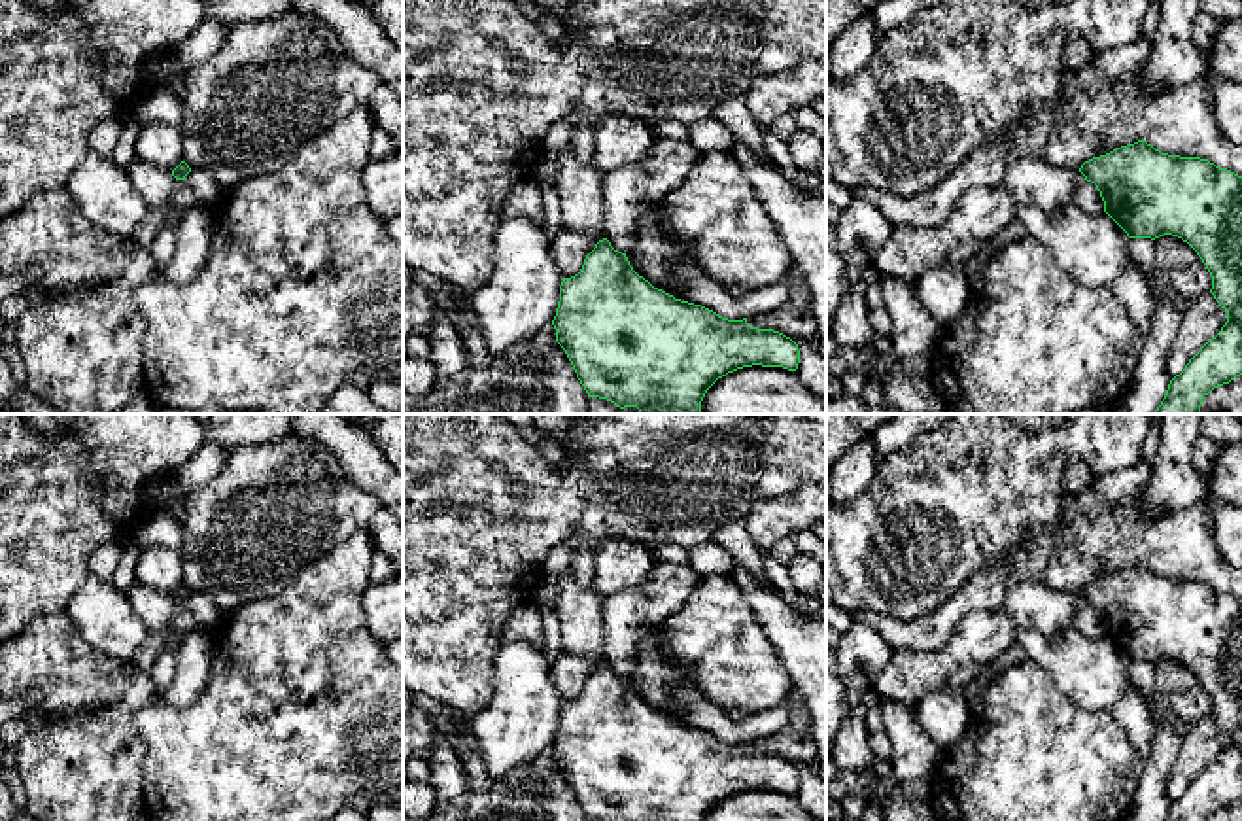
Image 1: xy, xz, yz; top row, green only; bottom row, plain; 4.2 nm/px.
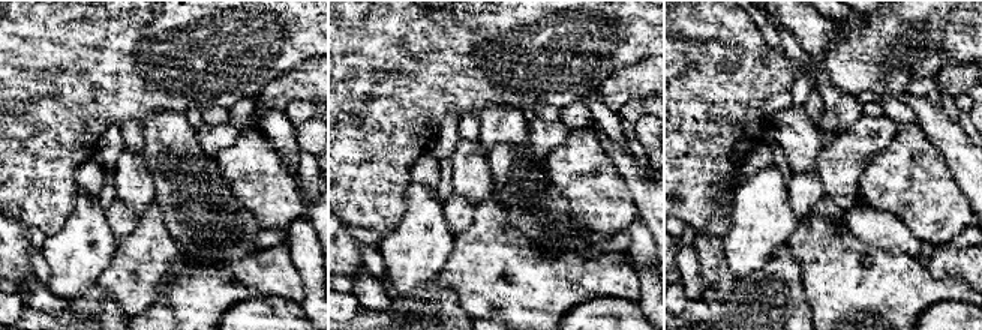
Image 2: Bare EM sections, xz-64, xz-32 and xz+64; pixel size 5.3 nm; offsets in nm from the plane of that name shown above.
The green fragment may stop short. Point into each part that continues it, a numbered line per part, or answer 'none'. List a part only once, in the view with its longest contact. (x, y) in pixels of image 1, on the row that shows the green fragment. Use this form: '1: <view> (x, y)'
none

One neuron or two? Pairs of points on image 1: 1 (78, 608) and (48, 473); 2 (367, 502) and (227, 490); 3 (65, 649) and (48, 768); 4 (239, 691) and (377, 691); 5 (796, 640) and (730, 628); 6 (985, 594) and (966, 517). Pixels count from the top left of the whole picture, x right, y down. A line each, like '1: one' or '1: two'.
1: two
2: one
3: one
4: one
5: two
6: two

